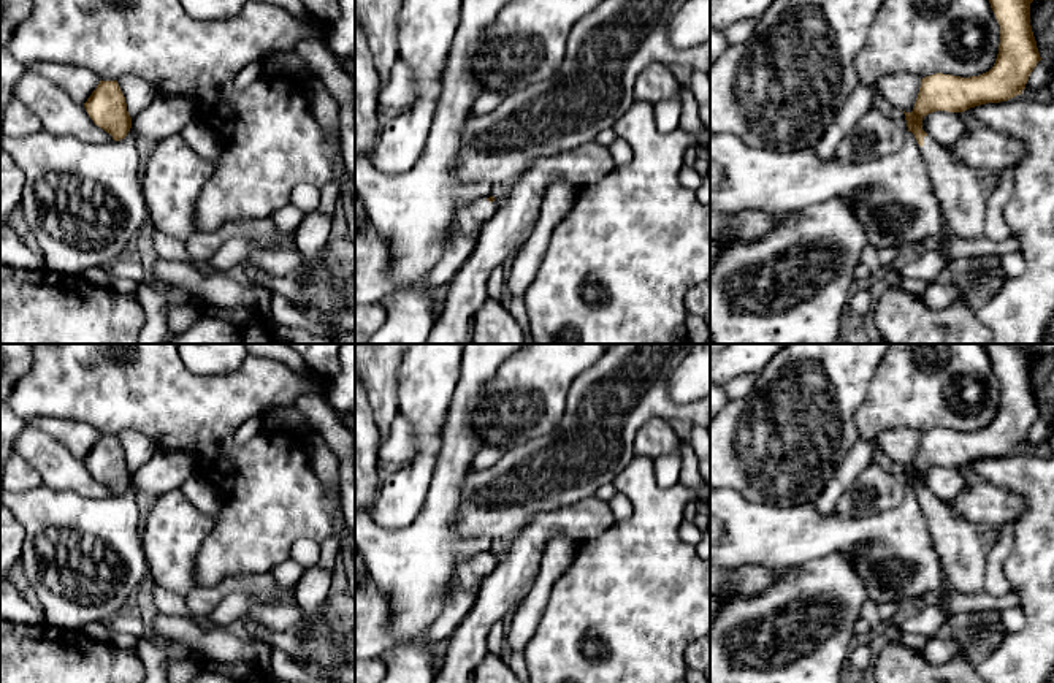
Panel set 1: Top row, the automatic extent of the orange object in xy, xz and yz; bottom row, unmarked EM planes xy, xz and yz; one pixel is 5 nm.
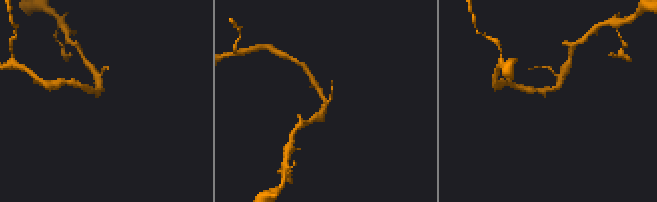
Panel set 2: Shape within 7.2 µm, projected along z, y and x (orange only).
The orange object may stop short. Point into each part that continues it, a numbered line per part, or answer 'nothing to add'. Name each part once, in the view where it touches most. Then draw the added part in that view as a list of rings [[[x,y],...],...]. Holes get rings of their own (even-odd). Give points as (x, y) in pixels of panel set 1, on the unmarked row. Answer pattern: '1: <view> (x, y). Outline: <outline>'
1: yz (962, 545). Outline: [[[929,490],[919,506],[943,558],[948,586],[970,596],[983,593],[987,556],[984,529],[957,515]]]

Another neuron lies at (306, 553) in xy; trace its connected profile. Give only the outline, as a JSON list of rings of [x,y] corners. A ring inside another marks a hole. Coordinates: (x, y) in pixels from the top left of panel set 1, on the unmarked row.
[[[300,539],[293,544],[290,558],[296,561],[303,569],[309,569],[319,563],[322,548],[315,540]]]

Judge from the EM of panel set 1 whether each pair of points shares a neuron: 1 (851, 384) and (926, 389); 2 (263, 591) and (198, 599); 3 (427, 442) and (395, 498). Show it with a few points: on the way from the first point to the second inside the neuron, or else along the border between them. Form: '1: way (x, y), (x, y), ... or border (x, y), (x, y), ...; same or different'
1: border (882, 360), (869, 382), (855, 420); different
2: way (248, 585), (229, 585), (214, 595); same
3: way (427, 457), (409, 484); same

